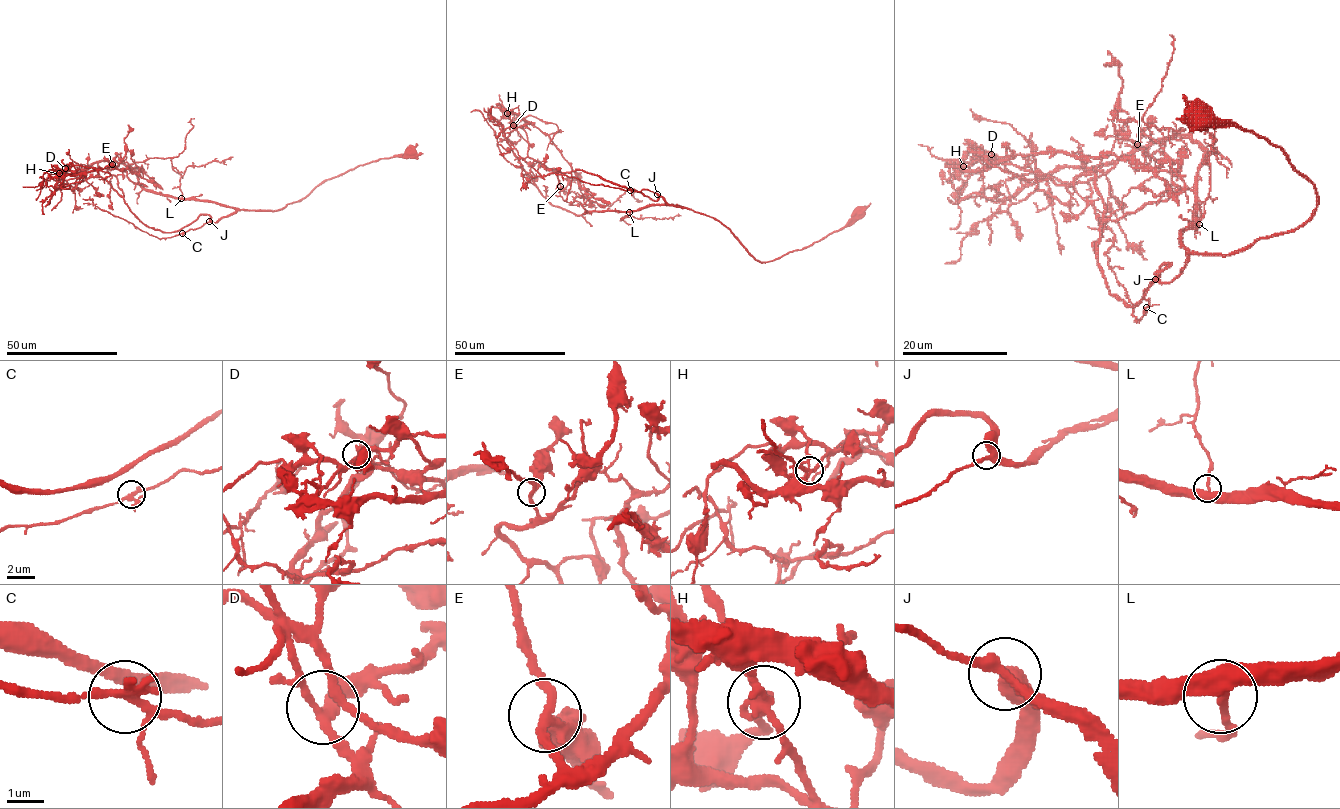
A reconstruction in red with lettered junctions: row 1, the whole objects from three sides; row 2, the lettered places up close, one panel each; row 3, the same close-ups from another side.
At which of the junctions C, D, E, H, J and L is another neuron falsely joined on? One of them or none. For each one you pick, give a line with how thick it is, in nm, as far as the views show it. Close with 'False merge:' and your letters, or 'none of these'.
H: calibre 240 nm
False merge: H

